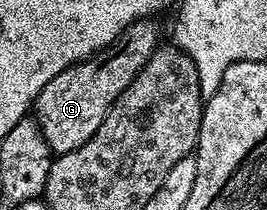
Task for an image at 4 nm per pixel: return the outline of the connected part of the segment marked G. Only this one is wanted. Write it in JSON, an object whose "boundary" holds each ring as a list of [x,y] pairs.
{"boundary":[[[150,17],[138,18],[132,26],[124,28],[123,35],[110,42],[106,48],[98,50],[84,62],[78,62],[65,68],[65,72],[53,76],[53,80],[49,80],[49,84],[45,84],[45,88],[41,88],[33,107],[33,114],[49,144],[52,155],[58,156],[81,148],[81,144],[85,144],[85,140],[89,140],[93,136],[93,132],[97,132],[97,128],[101,128],[105,116],[113,108],[113,104],[119,99],[121,92],[125,92],[125,88],[129,88],[131,81],[138,76],[141,68],[161,45],[159,30],[151,22],[154,21]]]}

